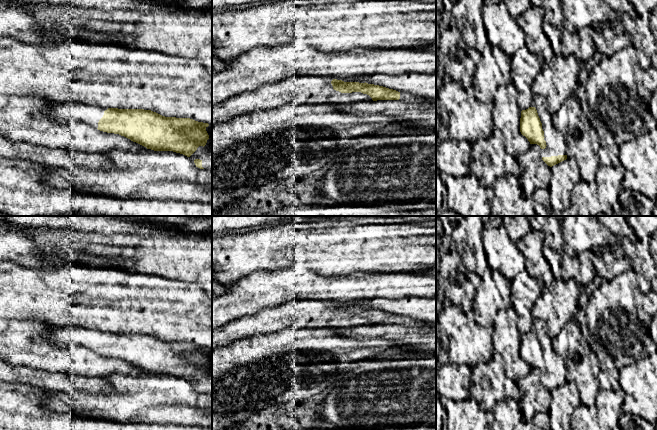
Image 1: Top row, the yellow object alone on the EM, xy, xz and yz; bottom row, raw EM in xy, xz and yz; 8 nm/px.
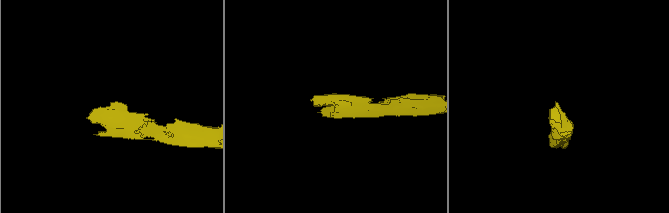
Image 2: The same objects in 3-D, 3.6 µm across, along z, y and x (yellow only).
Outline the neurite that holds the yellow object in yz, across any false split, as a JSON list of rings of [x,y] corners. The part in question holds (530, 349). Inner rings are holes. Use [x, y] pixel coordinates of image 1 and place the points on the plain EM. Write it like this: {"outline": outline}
{"outline": [[[533,319],[530,331],[521,335],[520,356],[530,368],[541,372],[541,382],[550,391],[567,383],[568,371],[562,358],[554,351],[544,325]]]}

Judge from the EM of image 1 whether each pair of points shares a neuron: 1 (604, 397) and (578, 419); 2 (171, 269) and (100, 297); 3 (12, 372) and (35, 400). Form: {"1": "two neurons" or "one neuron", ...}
{"1": "one neuron", "2": "two neurons", "3": "two neurons"}

